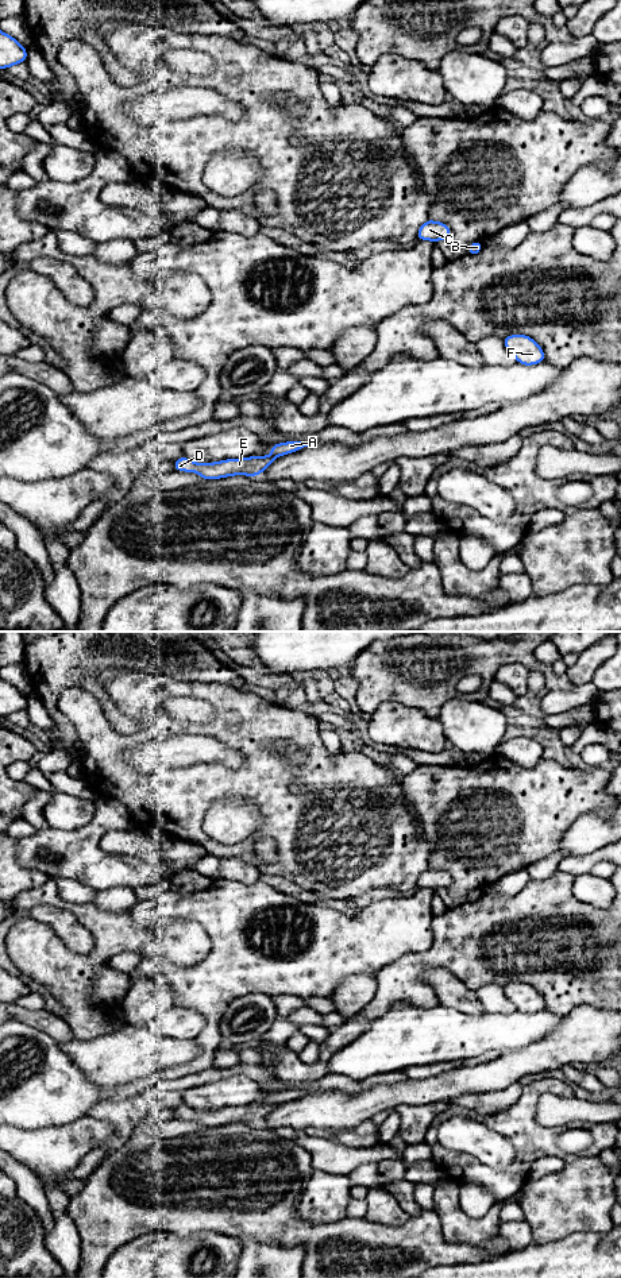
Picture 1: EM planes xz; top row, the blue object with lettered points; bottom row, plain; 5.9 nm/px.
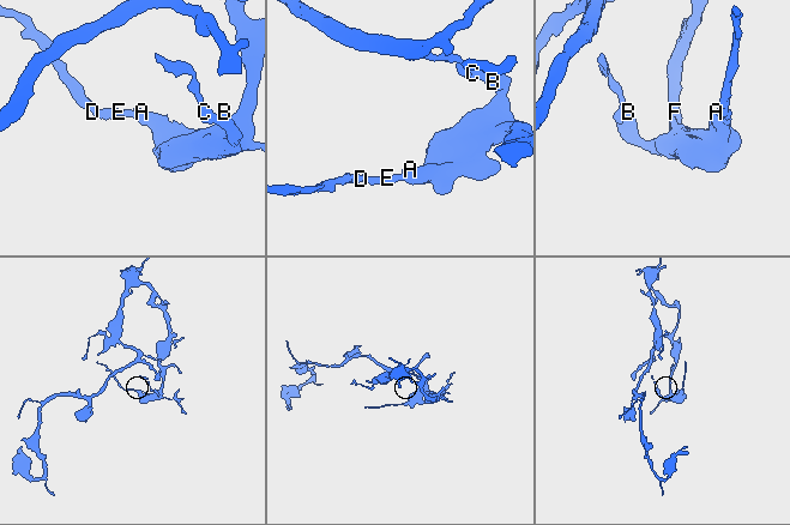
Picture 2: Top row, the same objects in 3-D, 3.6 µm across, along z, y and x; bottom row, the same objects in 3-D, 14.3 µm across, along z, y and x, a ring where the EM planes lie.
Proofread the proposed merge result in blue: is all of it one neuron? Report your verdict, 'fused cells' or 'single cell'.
single cell

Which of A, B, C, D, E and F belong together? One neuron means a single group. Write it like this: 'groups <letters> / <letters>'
groups A B C D E F

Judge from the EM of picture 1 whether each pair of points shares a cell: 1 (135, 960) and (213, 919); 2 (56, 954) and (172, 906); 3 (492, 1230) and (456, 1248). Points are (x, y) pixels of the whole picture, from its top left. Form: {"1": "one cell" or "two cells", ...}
{"1": "two cells", "2": "two cells", "3": "two cells"}

